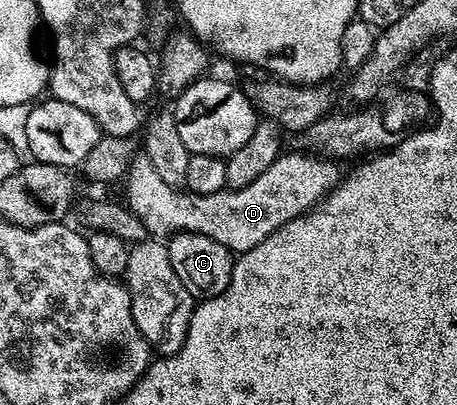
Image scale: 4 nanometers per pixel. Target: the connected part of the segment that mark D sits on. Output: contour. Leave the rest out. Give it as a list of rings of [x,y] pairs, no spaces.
[[[309,152],[282,153],[281,157],[255,180],[255,184],[247,184],[247,188],[230,190],[228,188],[219,192],[211,192],[211,196],[190,194],[176,186],[163,184],[159,172],[151,164],[151,160],[144,156],[134,157],[130,164],[128,174],[137,178],[137,194],[133,198],[131,180],[123,180],[124,205],[135,208],[135,216],[143,223],[146,231],[153,236],[172,236],[180,231],[195,232],[203,236],[211,236],[211,240],[219,240],[228,250],[244,252],[255,248],[271,232],[283,228],[300,214],[314,209],[322,198],[326,198],[337,186],[343,177],[336,161]]]

